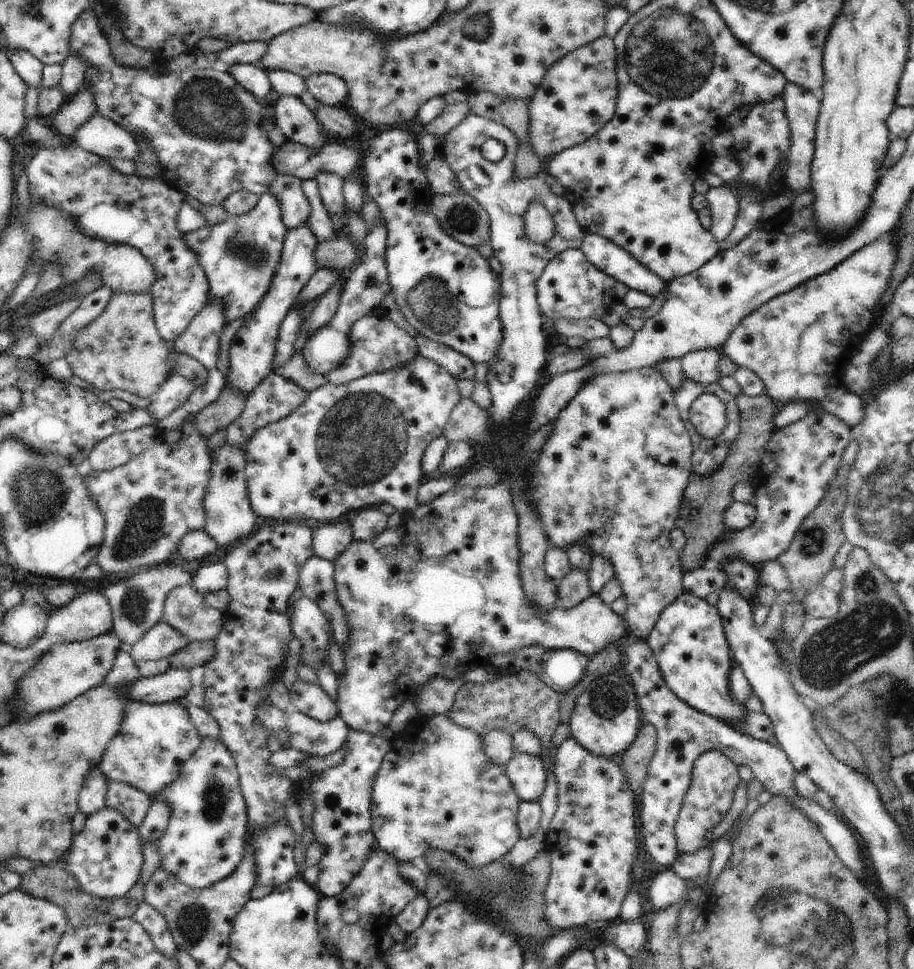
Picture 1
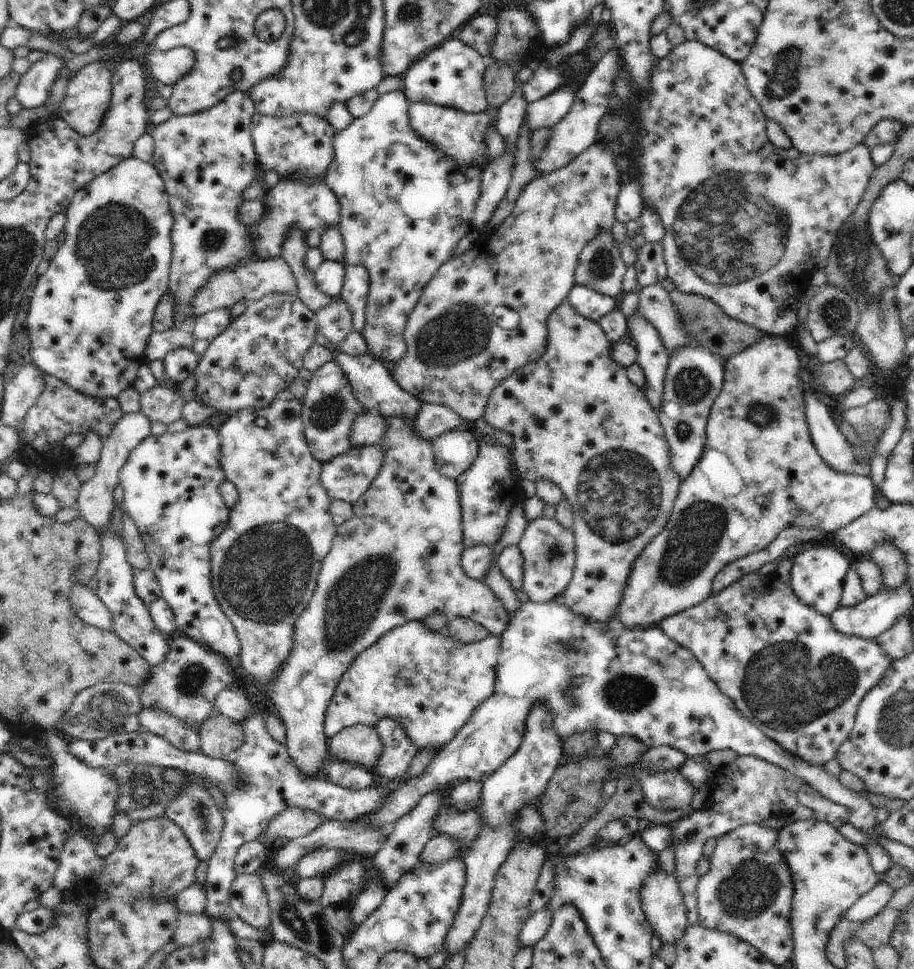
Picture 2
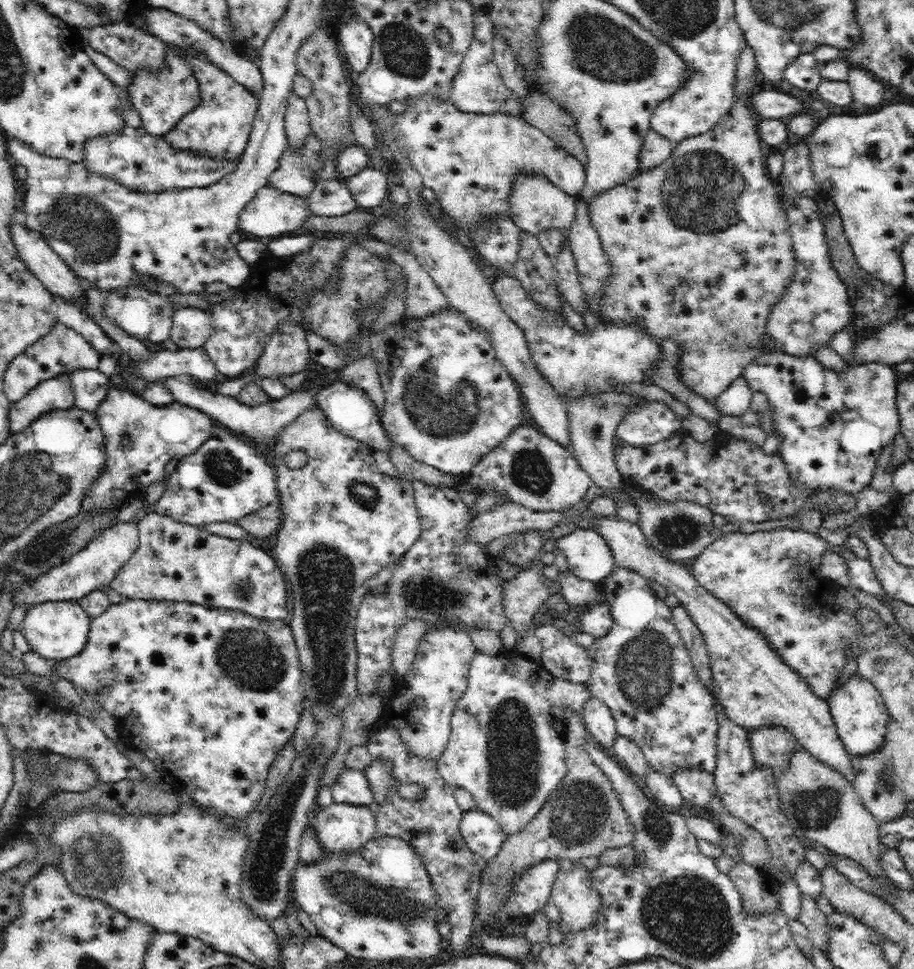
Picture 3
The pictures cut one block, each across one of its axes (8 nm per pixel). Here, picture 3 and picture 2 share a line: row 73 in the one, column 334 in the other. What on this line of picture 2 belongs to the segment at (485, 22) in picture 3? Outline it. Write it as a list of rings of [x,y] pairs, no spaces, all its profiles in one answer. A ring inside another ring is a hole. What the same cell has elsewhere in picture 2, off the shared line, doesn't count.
[[[381,442],[368,446],[352,447],[348,452],[342,452],[340,456],[322,463],[320,472],[320,484],[326,490],[330,500],[346,500],[354,504],[363,492],[370,488],[374,478],[378,476],[380,468],[384,466],[384,450]]]

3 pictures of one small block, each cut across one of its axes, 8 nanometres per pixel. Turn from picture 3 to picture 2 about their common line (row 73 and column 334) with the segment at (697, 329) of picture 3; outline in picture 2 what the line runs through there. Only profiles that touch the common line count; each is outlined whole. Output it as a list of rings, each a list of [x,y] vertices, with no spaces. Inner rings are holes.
[[[354,724],[330,737],[327,748],[333,759],[373,768],[384,746],[376,726]]]

